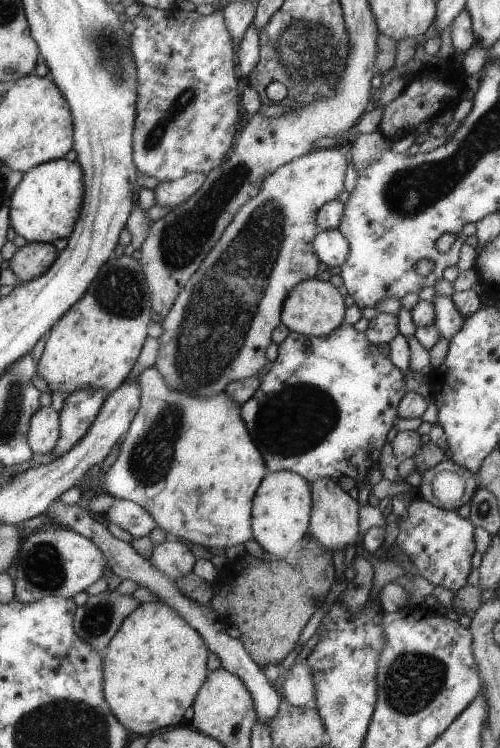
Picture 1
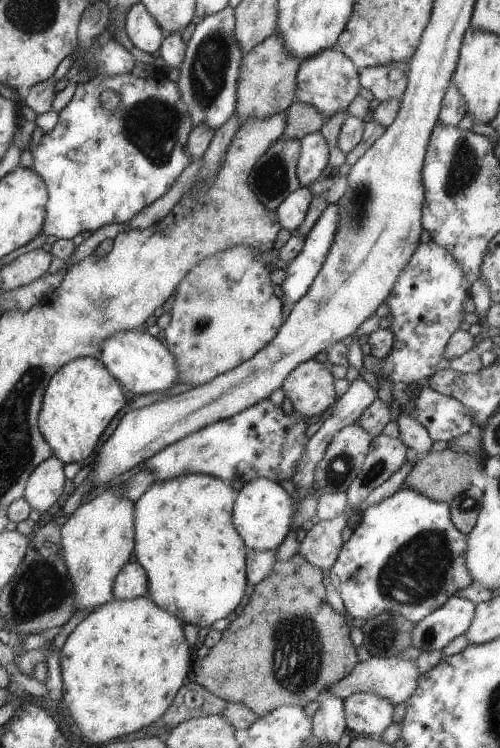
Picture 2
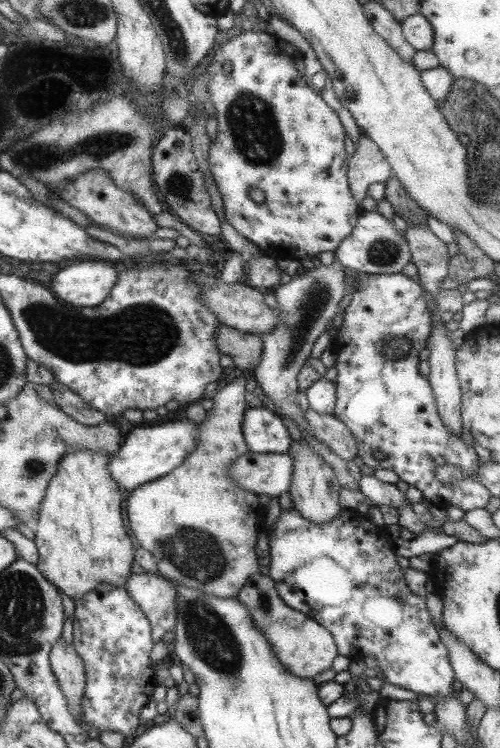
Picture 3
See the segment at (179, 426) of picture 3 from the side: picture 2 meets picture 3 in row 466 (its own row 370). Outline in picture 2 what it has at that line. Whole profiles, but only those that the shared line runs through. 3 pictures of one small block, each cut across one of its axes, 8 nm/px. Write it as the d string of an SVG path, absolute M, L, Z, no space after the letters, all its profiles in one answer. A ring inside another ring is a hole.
M137 330L115 332L115 334L107 336L107 340L103 340L99 344L99 356L97 359L111 376L133 395L164 392L177 384L175 358L167 350L167 346L163 344L160 336L149 336L149 334L137 332Z

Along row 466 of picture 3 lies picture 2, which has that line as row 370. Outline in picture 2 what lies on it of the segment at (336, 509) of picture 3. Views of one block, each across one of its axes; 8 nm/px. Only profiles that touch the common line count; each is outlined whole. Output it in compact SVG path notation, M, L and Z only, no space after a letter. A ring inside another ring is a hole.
M312 357L297 364L284 379L280 389L299 416L306 419L315 415L323 417L337 398L333 380L326 364Z

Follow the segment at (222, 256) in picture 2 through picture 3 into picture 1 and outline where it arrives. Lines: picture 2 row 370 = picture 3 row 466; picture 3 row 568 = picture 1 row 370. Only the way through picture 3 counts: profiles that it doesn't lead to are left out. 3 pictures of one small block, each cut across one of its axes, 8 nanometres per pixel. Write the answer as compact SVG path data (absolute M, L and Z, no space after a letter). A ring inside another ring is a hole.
M338 147L311 149L278 166L263 179L258 193L235 213L160 323L163 332L157 338L154 367L170 387L207 397L221 392L230 382L246 379L263 368L267 362L265 348L271 342L273 329L280 323L283 299L295 284L315 277L319 260L310 244L319 229L315 222L316 210L344 190L346 166Z

